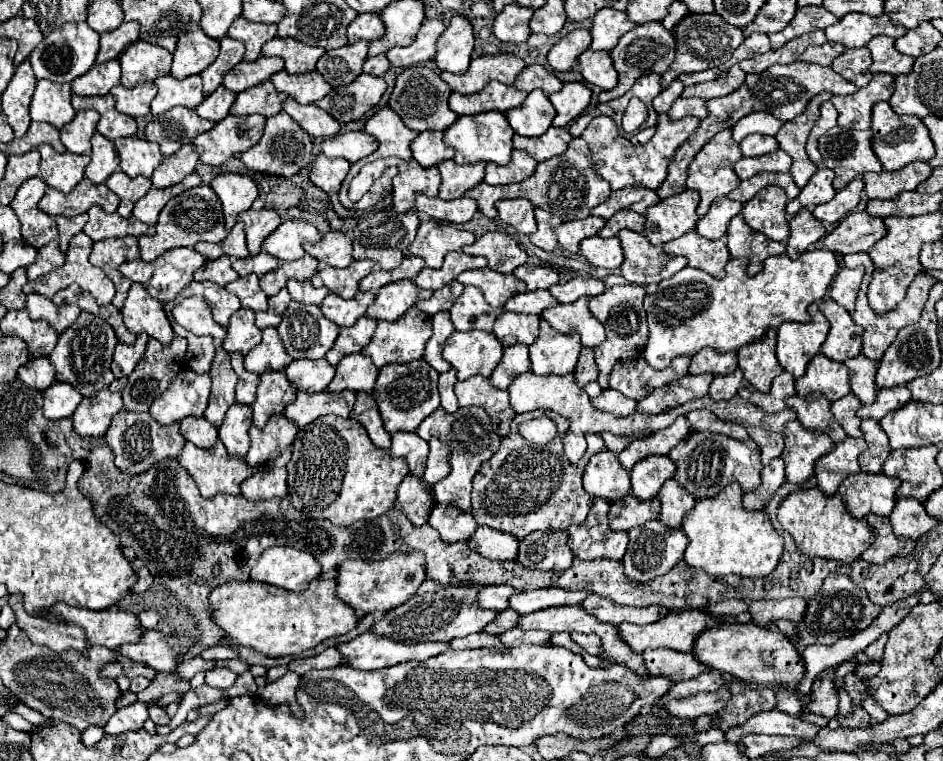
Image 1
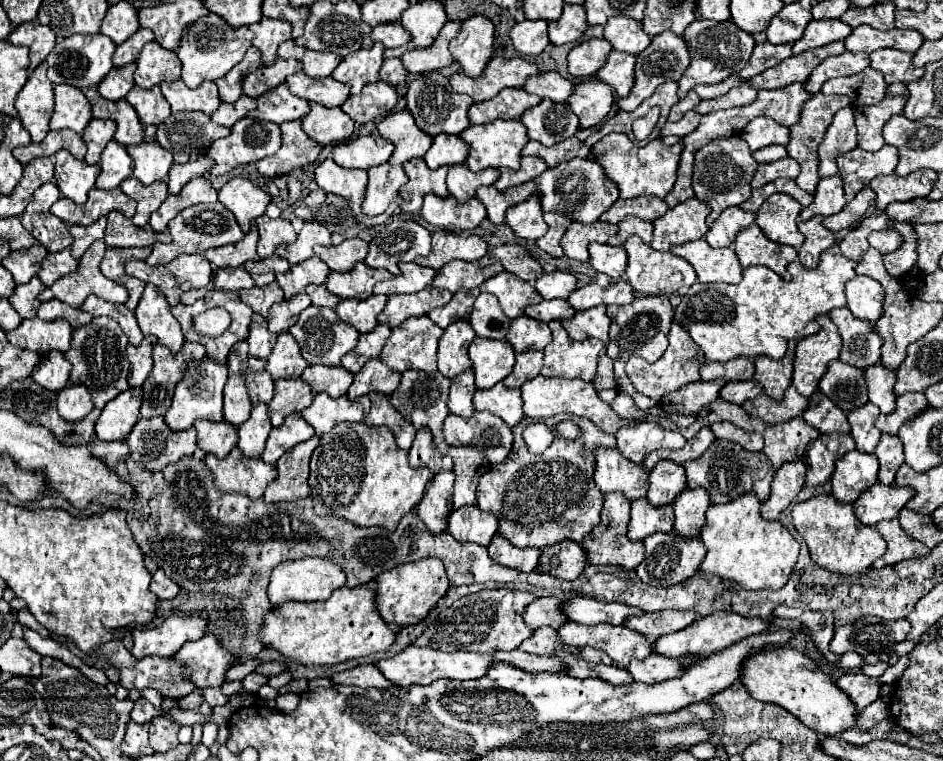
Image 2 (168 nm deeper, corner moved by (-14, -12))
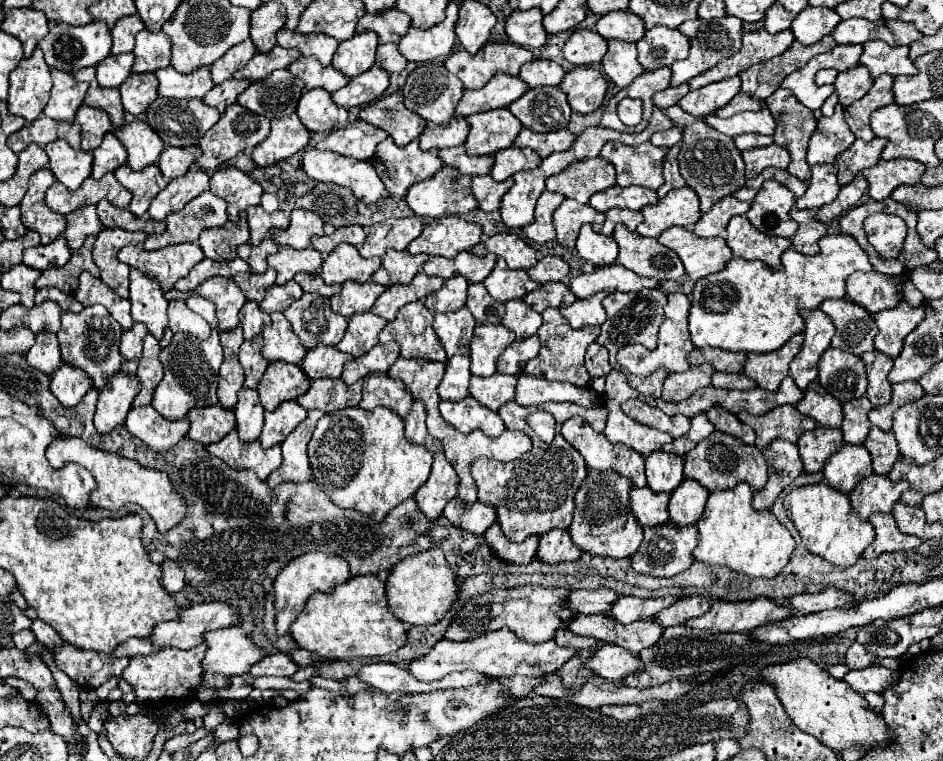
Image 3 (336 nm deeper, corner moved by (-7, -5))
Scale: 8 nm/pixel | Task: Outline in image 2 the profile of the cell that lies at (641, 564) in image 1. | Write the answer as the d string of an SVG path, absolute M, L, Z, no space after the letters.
M658 532L658 534L648 536L644 544L646 544L646 556L642 564L636 568L636 574L642 582L654 584L654 586L672 586L694 576L700 568L700 562L706 556L706 546L698 538L682 538L676 534Z

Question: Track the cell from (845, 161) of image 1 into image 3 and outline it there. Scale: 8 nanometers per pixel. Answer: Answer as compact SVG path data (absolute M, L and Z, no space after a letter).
M875 137L869 143L855 139L855 143L849 149L839 153L835 157L835 167L839 171L839 185L851 183L863 169L879 163L881 151L885 149L885 143L887 141L879 139L879 137Z

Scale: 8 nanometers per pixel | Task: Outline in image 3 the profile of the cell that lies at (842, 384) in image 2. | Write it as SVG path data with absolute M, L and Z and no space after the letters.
M833 347L821 355L817 379L821 387L841 403L847 399L857 399L867 391L865 365L861 357Z

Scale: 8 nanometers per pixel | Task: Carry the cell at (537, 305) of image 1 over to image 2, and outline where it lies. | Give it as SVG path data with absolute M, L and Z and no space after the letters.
M544 300L536 306L526 308L526 316L540 320L540 322L550 322L550 320L566 320L574 314L576 310L568 304L568 300Z

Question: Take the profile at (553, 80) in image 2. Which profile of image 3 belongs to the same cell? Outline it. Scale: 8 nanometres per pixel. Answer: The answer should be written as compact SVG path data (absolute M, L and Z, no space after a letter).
M533 59L521 67L519 77L529 85L529 89L535 87L547 87L547 85L559 85L565 77L565 71L559 63L547 61L547 59Z

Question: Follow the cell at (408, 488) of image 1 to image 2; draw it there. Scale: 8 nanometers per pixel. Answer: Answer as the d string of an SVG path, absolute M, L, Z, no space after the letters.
M438 472L430 482L422 502L416 506L418 516L424 520L432 534L440 534L448 526L448 514L452 512L454 478L454 472Z

